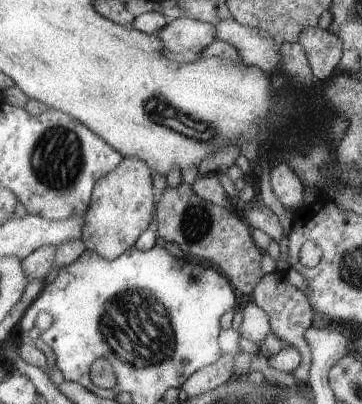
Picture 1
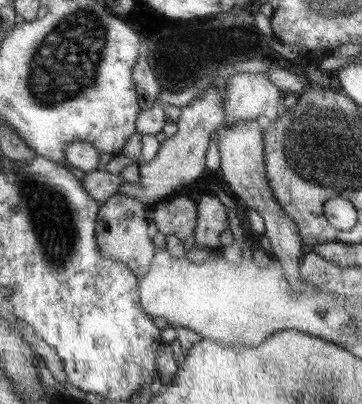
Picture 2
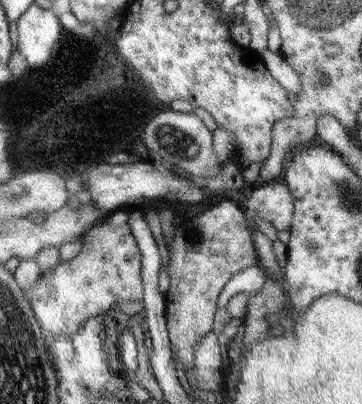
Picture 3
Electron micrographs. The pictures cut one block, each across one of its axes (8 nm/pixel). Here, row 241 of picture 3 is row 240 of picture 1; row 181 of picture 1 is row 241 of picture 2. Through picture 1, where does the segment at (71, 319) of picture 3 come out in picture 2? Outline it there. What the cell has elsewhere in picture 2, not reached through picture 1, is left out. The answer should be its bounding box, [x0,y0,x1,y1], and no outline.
[97,194,153,276]

